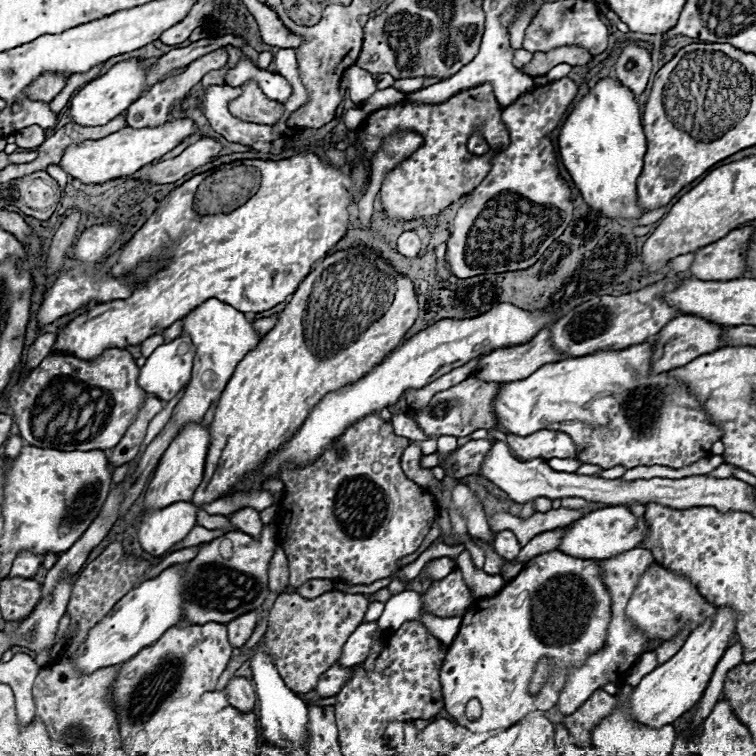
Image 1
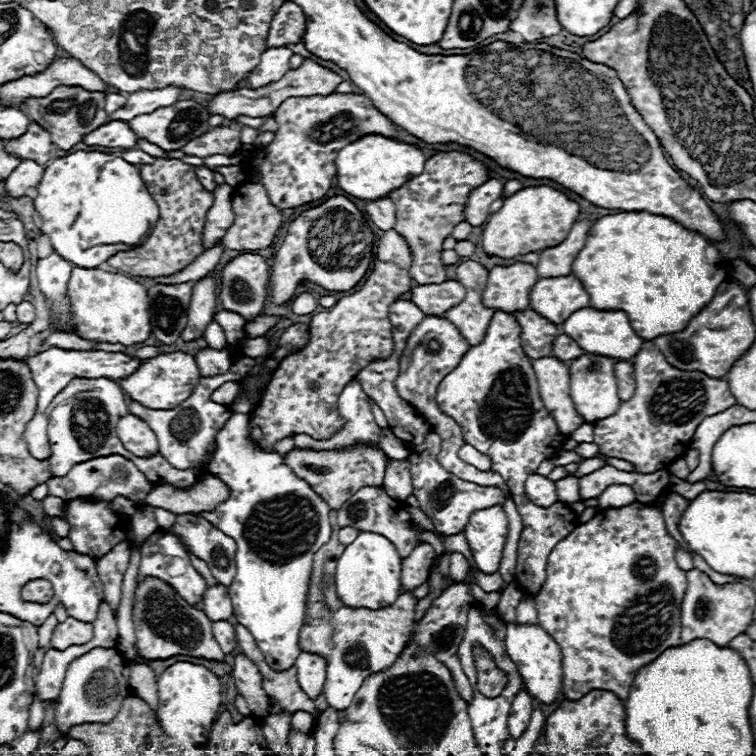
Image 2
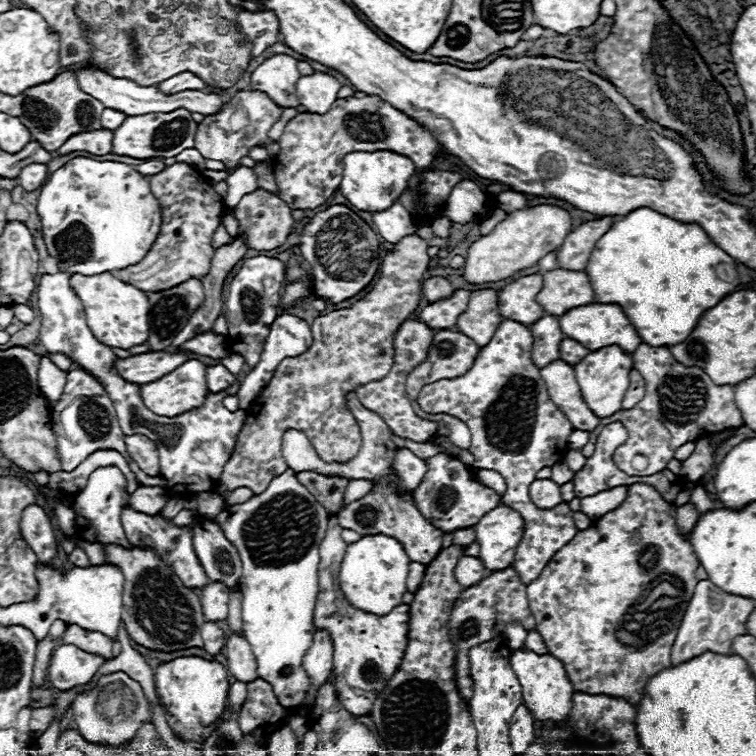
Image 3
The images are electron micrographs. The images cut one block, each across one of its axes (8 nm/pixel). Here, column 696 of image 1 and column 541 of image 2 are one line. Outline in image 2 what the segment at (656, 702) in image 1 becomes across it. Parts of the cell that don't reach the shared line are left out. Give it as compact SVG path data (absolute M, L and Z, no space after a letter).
M506 624L506 654L518 666L526 690L534 700L550 704L562 692L562 654L554 638L540 628L540 624Z

